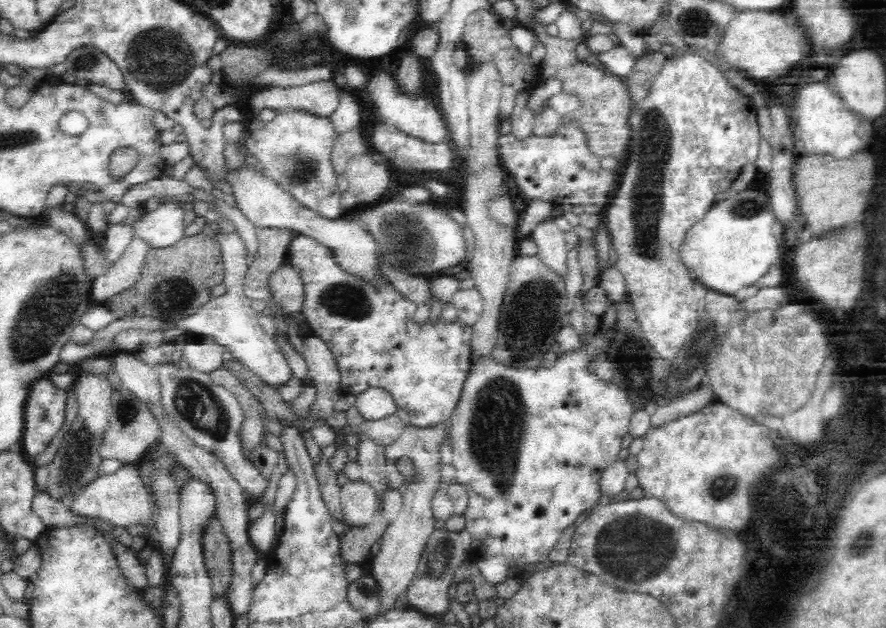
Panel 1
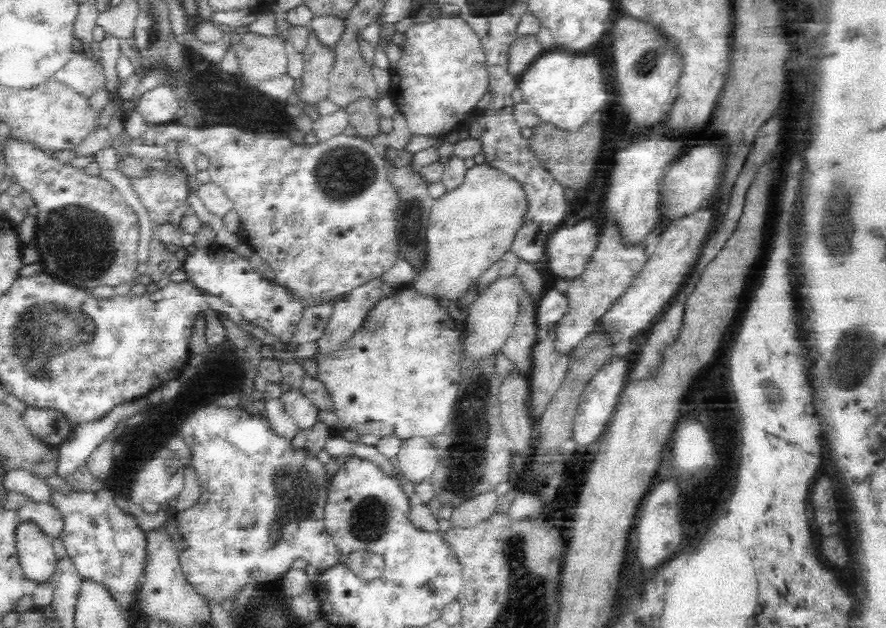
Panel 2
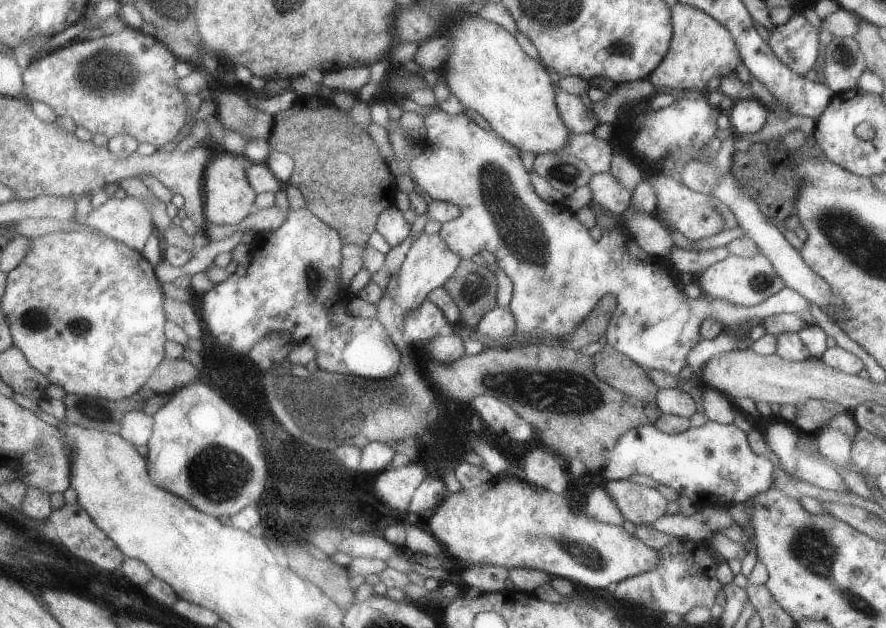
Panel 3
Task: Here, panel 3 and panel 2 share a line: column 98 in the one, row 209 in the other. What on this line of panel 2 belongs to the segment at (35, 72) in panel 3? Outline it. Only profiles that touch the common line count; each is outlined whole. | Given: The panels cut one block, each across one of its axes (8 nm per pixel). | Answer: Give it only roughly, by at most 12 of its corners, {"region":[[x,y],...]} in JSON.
{"region":[[13,134],[7,172],[38,207],[46,271],[132,281],[138,217],[100,175]]}

